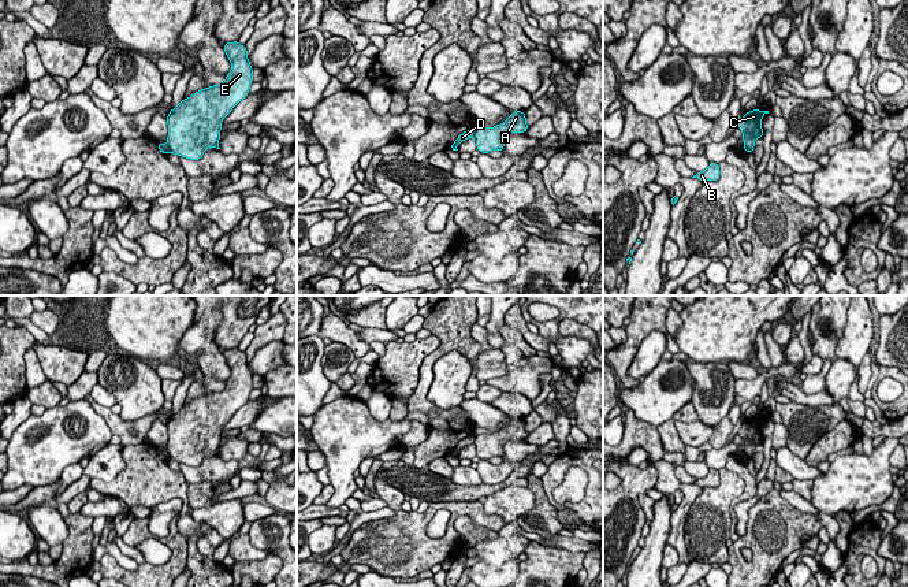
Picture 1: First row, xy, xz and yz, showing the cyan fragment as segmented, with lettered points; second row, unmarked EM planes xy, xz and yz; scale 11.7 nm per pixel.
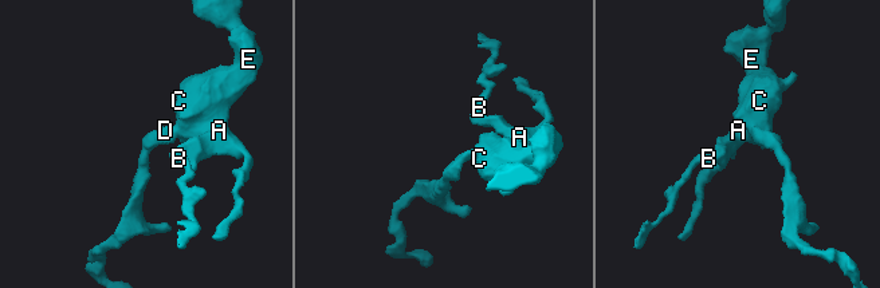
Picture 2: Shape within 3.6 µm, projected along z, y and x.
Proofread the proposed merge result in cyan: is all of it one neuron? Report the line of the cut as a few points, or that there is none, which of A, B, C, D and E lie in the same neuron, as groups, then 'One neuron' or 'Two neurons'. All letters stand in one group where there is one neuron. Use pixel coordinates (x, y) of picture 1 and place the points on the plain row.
Split along xz (475, 435), (472, 442). Groups: A B C E / D. Two neurons

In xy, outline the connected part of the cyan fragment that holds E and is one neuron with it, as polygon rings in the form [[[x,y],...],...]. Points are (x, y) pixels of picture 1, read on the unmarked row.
[[[232,348],[223,356],[231,369],[226,387],[193,400],[168,419],[168,458],[200,467],[208,454],[220,456],[222,428],[249,401],[253,389],[246,353]]]

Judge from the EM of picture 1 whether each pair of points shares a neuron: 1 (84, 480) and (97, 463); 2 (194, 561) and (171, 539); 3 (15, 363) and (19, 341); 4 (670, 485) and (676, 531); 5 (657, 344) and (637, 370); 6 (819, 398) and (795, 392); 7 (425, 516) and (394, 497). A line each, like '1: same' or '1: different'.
1: different
2: different
3: same
4: same
5: same
6: same
7: same

